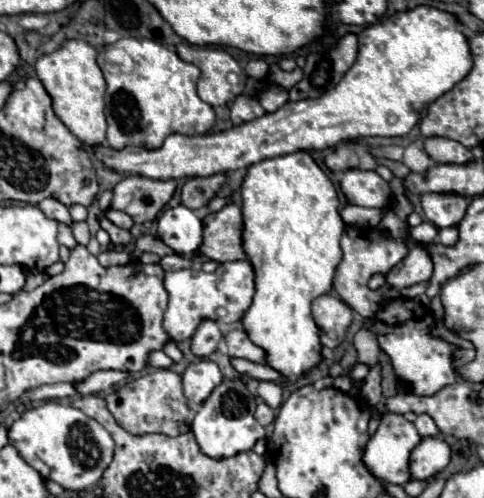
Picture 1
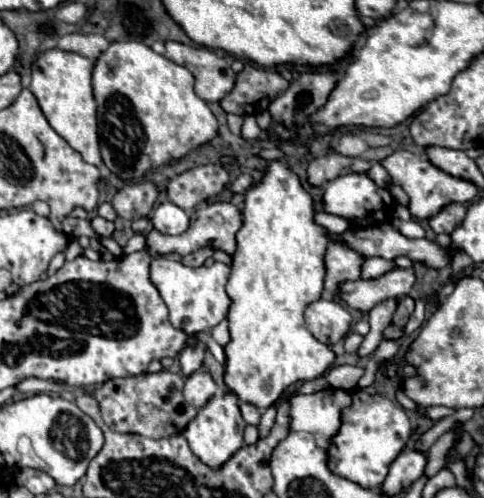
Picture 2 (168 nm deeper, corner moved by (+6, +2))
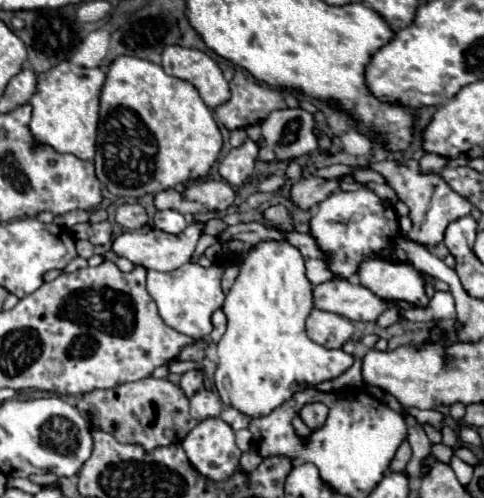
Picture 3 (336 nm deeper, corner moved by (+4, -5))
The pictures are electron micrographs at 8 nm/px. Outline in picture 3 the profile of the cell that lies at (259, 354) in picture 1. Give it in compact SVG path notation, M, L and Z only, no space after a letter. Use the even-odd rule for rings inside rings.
M216 310L216 312L214 312L212 324L214 324L214 330L212 330L212 334L210 334L208 338L210 338L212 344L218 344L220 338L222 338L222 334L226 332L226 316L224 316L222 310Z

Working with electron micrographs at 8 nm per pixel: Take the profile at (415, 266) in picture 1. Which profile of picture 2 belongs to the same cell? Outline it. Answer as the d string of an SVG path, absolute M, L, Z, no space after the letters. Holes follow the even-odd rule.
M392 269L390 273L378 277L378 279L356 279L356 281L344 281L338 287L338 297L350 307L358 309L362 313L368 313L372 307L386 299L400 299L410 293L414 285L414 271L412 269Z

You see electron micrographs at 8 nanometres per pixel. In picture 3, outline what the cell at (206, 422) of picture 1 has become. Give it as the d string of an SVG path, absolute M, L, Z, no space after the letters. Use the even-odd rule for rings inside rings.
M208 418L208 420L202 420L184 440L182 440L182 446L186 450L186 456L188 460L192 462L192 466L206 478L214 480L214 482L222 482L222 480L228 480L238 464L240 464L240 448L236 446L236 440L234 440L234 430L230 424L226 424L222 418Z

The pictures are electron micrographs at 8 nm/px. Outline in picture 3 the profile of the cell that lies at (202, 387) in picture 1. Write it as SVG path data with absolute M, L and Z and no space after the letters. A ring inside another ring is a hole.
M200 388L192 398L190 398L190 412L192 416L200 422L206 418L216 418L222 412L222 402L220 396L212 390Z

